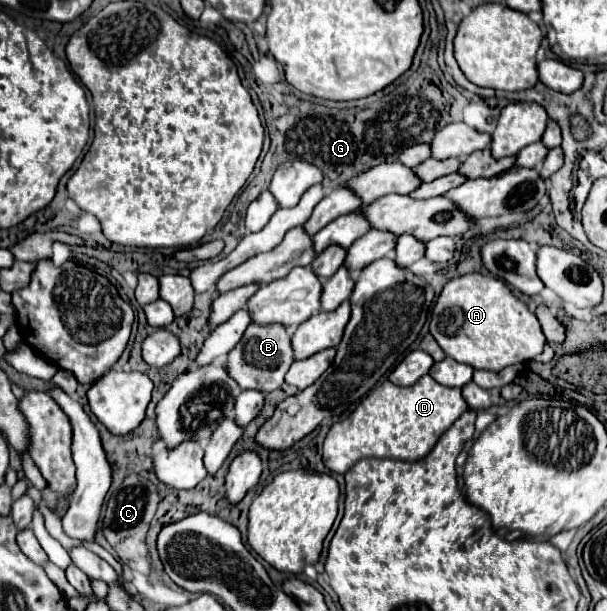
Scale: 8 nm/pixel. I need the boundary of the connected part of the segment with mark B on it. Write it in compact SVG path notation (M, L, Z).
M250 323L244 331L244 337L238 341L238 345L228 353L228 373L232 379L238 381L242 389L258 389L262 393L270 393L278 389L284 383L284 375L290 369L294 361L294 349L292 339L286 325L272 323L272 325L256 325Z

